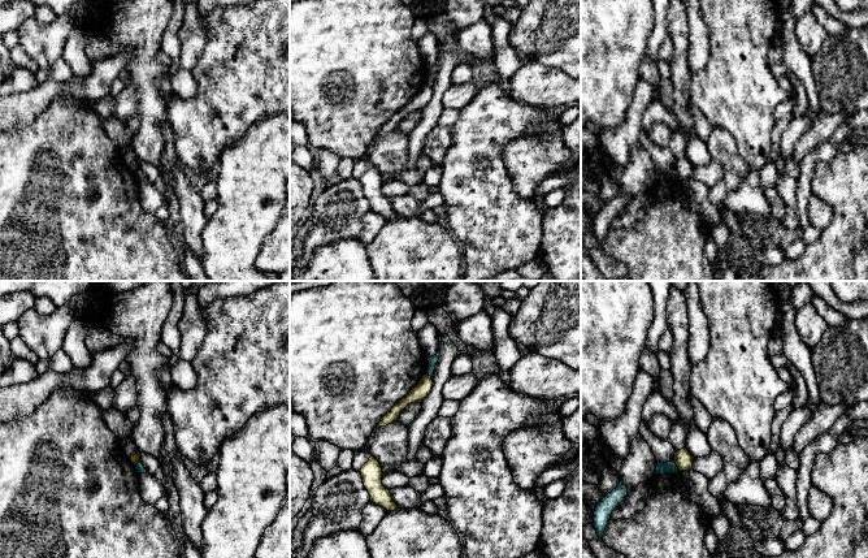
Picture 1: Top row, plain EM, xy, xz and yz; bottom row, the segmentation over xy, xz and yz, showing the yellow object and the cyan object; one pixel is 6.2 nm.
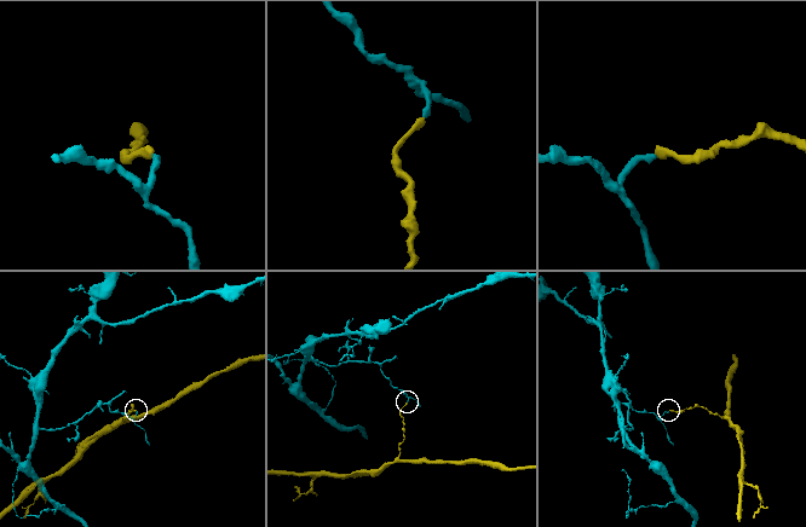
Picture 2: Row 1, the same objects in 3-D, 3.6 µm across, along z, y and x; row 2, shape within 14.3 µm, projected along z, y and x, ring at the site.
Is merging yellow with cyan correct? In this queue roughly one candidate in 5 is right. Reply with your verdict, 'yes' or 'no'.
no

